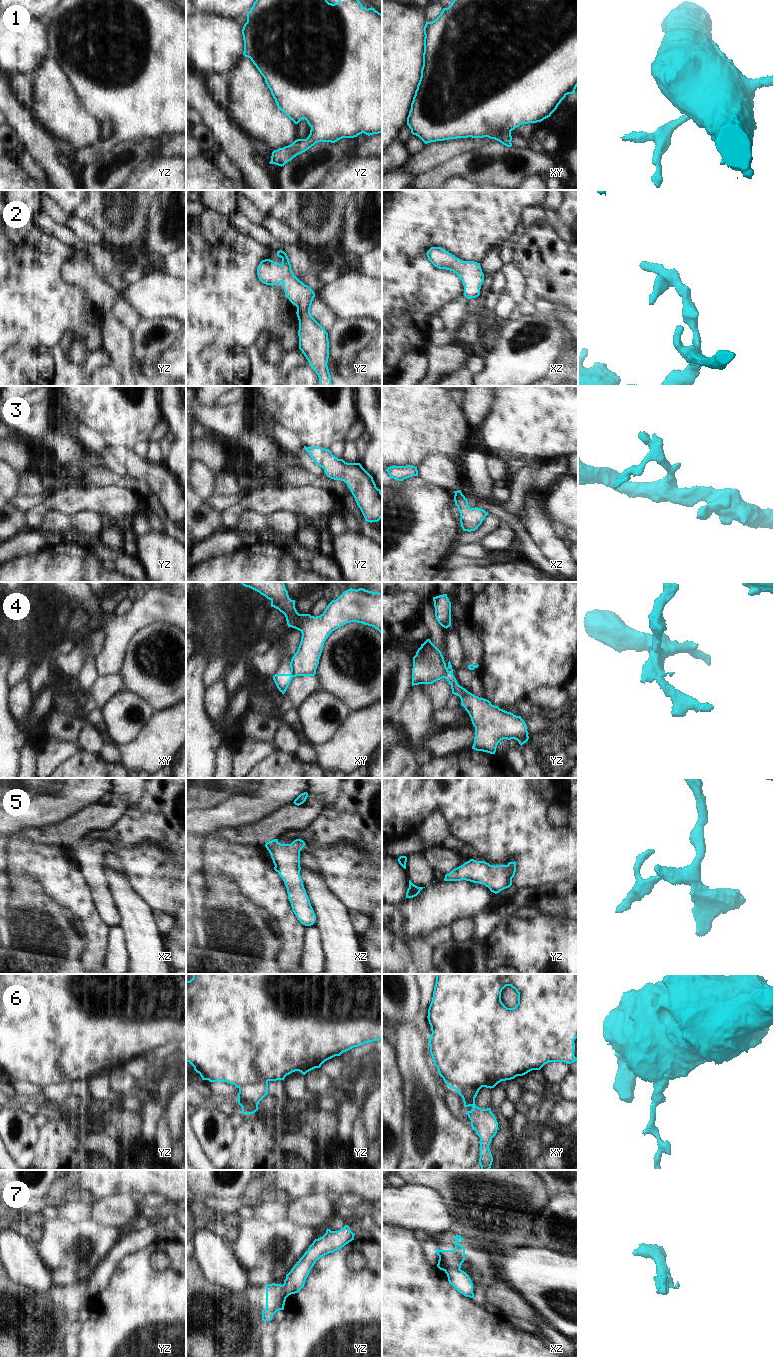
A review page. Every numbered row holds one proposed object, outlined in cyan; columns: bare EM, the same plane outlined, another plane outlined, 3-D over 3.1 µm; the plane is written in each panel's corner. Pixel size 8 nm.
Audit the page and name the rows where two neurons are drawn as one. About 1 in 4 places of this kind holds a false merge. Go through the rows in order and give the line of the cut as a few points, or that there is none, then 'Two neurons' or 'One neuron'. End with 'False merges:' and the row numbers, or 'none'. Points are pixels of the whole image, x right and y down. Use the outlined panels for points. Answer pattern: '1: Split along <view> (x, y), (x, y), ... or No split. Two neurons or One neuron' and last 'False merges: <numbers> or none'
1: No split. One neuron
2: No split. One neuron
3: No split. One neuron
4: Split along yz (452, 673), (448, 673), (443, 677). Two neurons
5: No split. One neuron
6: Split along yz (267, 1080), (258, 1080), (239, 1088). Two neurons
7: Split along xz (459, 1268), (448, 1268), (445, 1271). Two neurons
False merges: 4, 6, 7

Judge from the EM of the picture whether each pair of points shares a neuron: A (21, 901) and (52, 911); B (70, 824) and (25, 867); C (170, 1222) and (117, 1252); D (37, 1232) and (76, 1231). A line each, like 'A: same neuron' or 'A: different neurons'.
A: same neuron
B: different neurons
C: same neuron
D: different neurons

